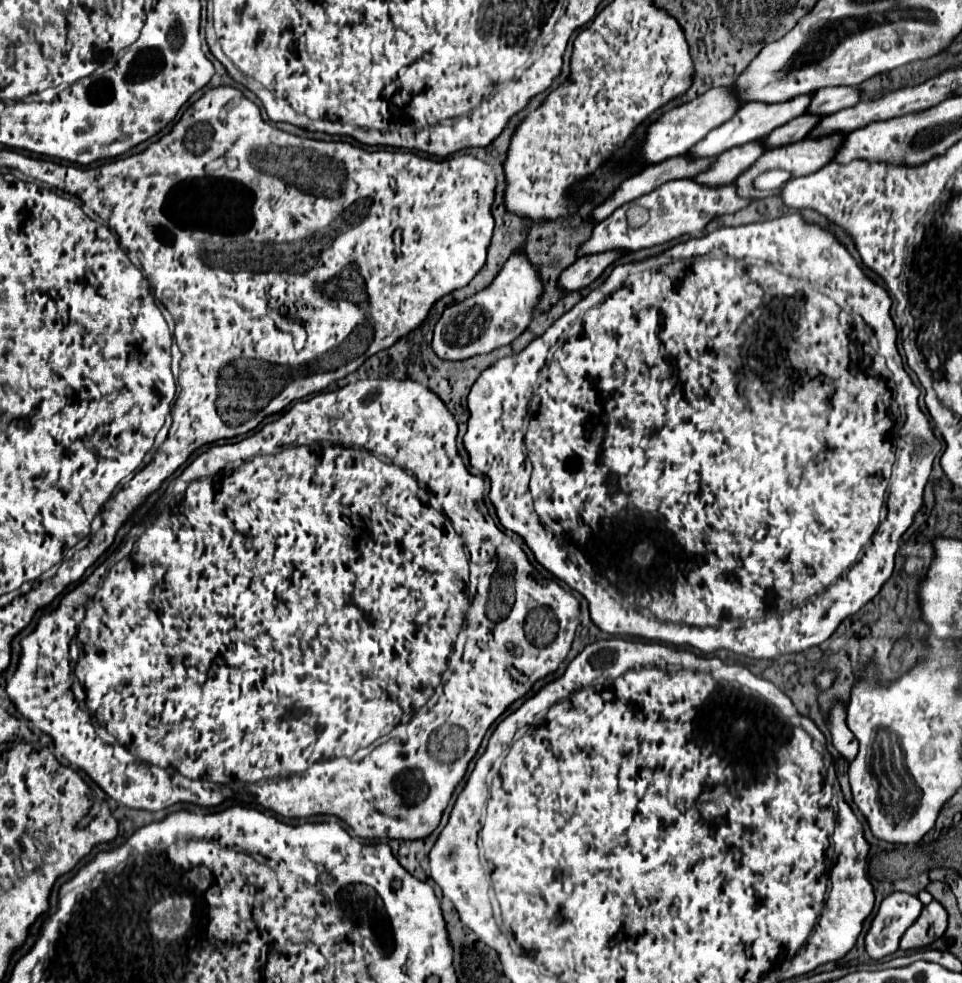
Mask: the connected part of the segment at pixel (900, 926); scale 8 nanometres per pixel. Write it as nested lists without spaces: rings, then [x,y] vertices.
[[[891,892],[887,898],[883,898],[865,938],[867,954],[873,960],[893,954],[899,948],[903,932],[915,922],[921,908],[923,904],[919,898],[907,892]]]

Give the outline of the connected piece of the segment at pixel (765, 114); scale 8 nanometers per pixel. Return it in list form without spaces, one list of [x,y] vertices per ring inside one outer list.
[[[807,94],[807,98],[795,98],[795,102],[779,102],[779,104],[747,102],[739,108],[739,112],[729,122],[711,130],[707,134],[707,138],[703,138],[699,144],[695,144],[689,154],[691,156],[719,156],[733,146],[741,146],[745,142],[765,138],[767,134],[771,134],[771,130],[783,126],[783,122],[789,122],[791,118],[797,118],[799,114],[803,114],[803,110],[807,110],[807,102],[811,102],[811,94]]]

